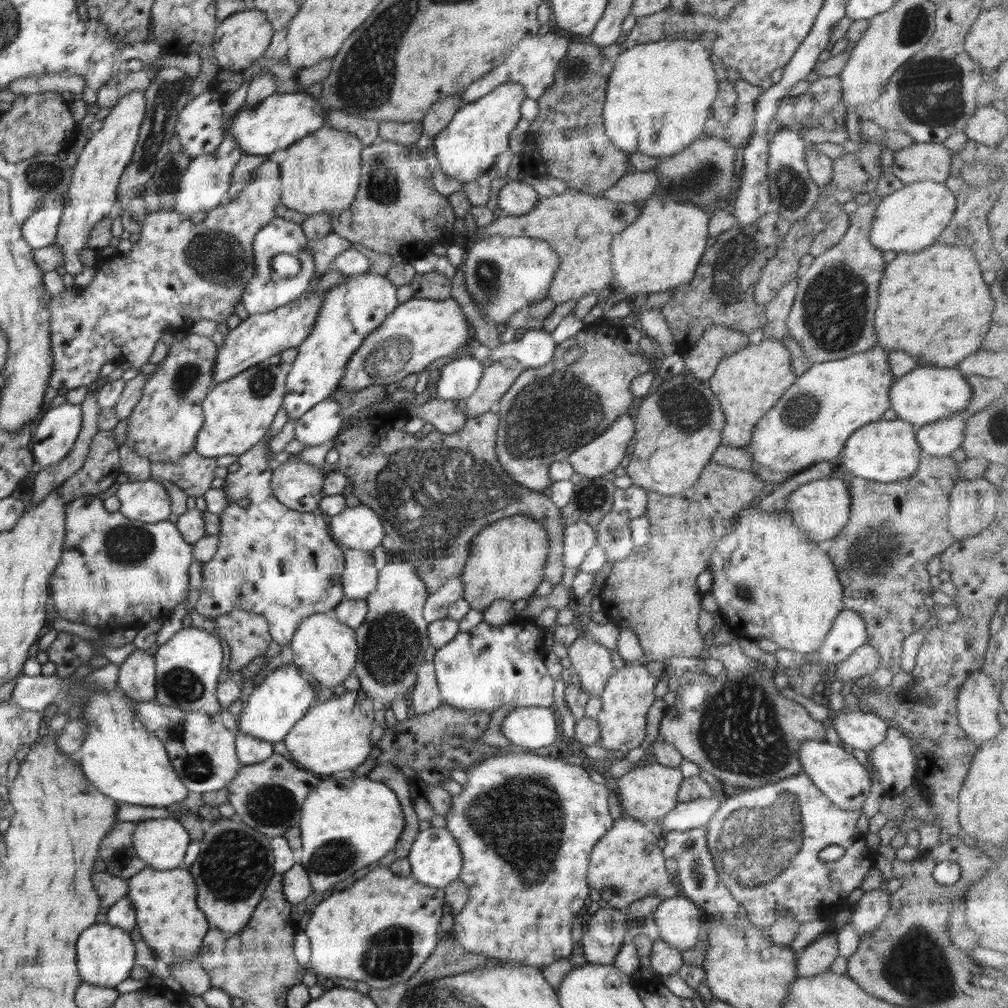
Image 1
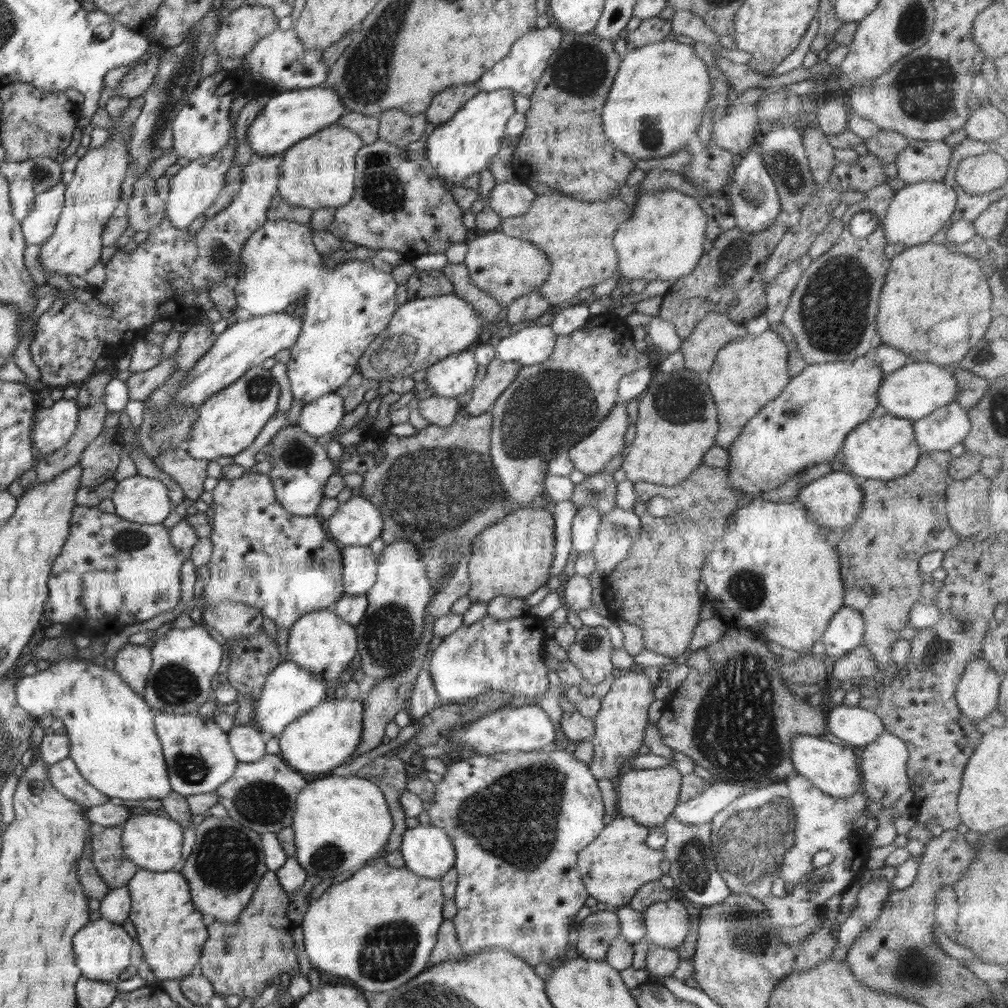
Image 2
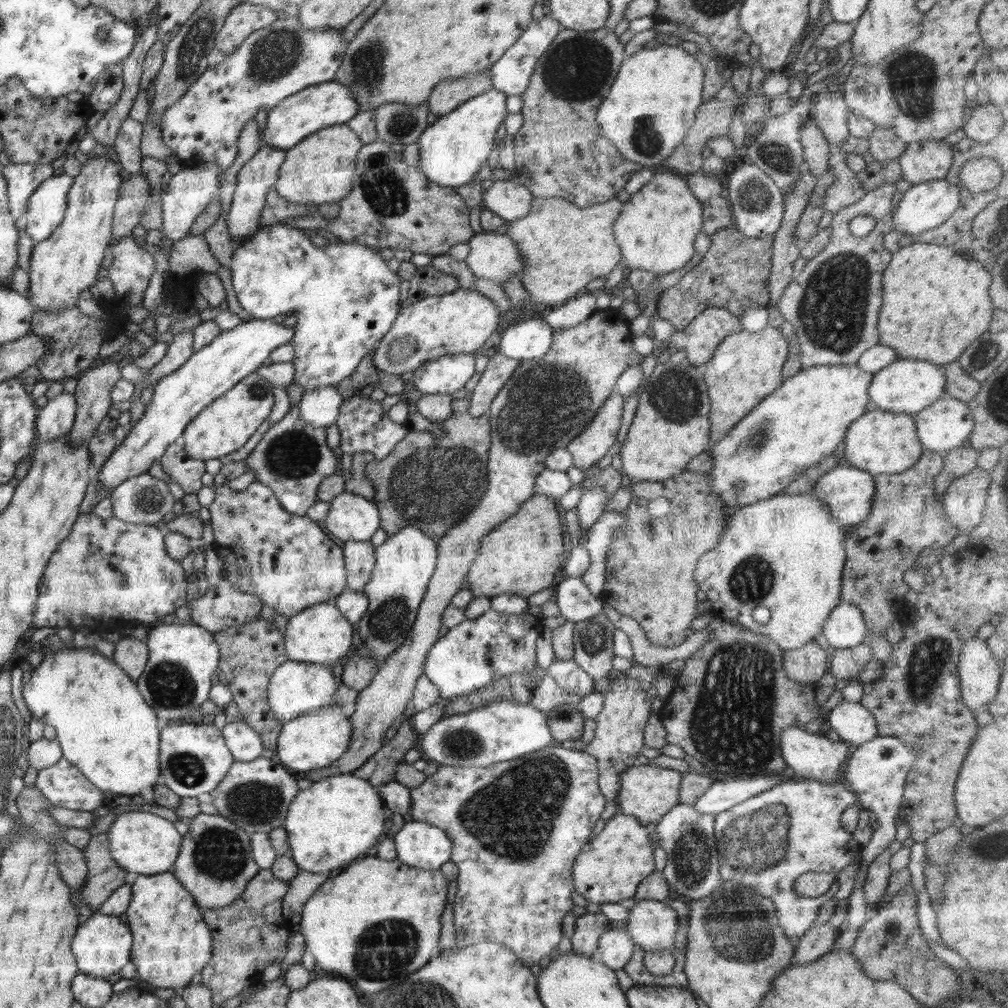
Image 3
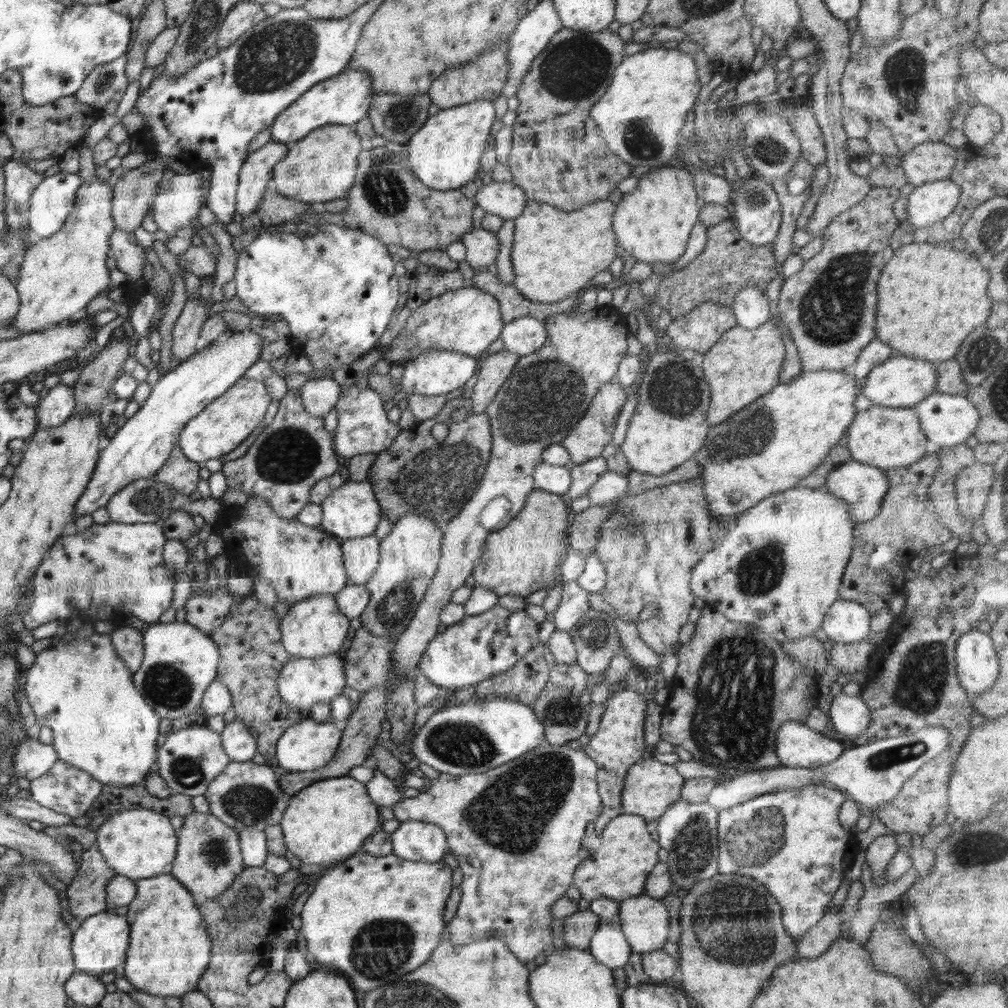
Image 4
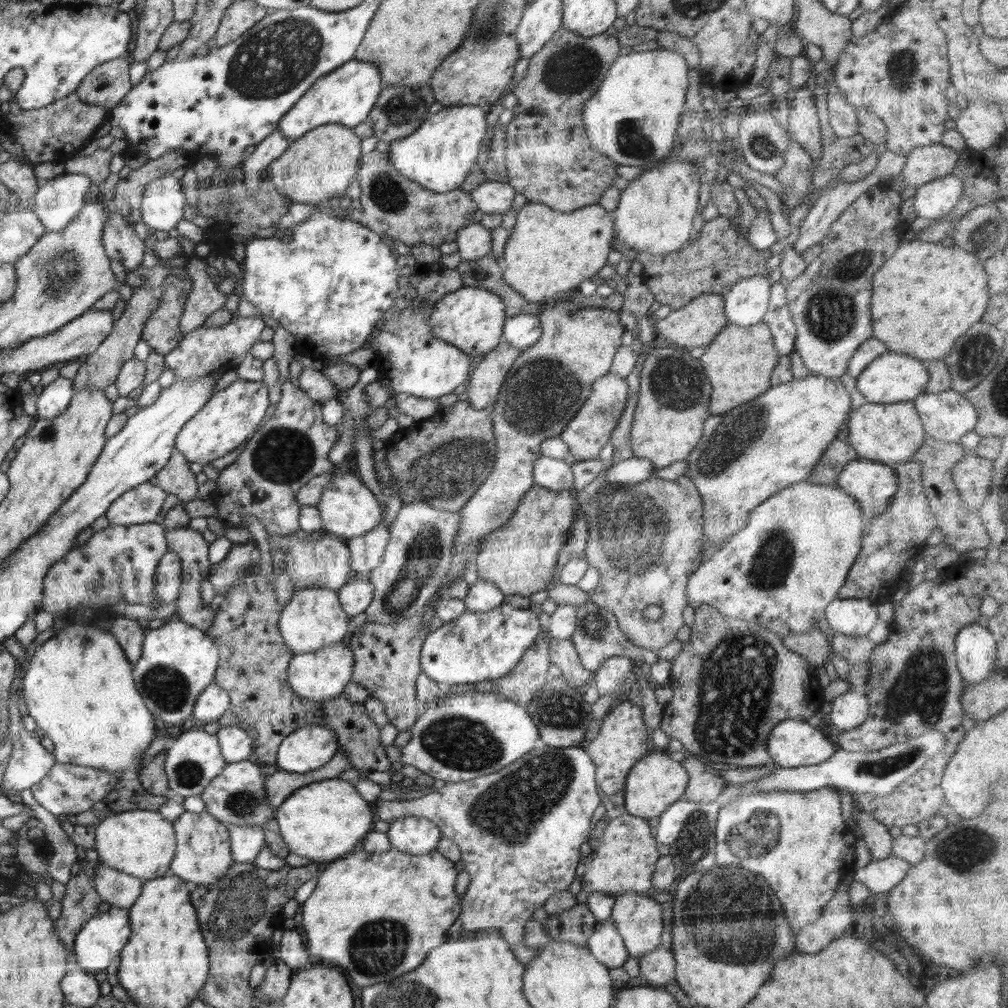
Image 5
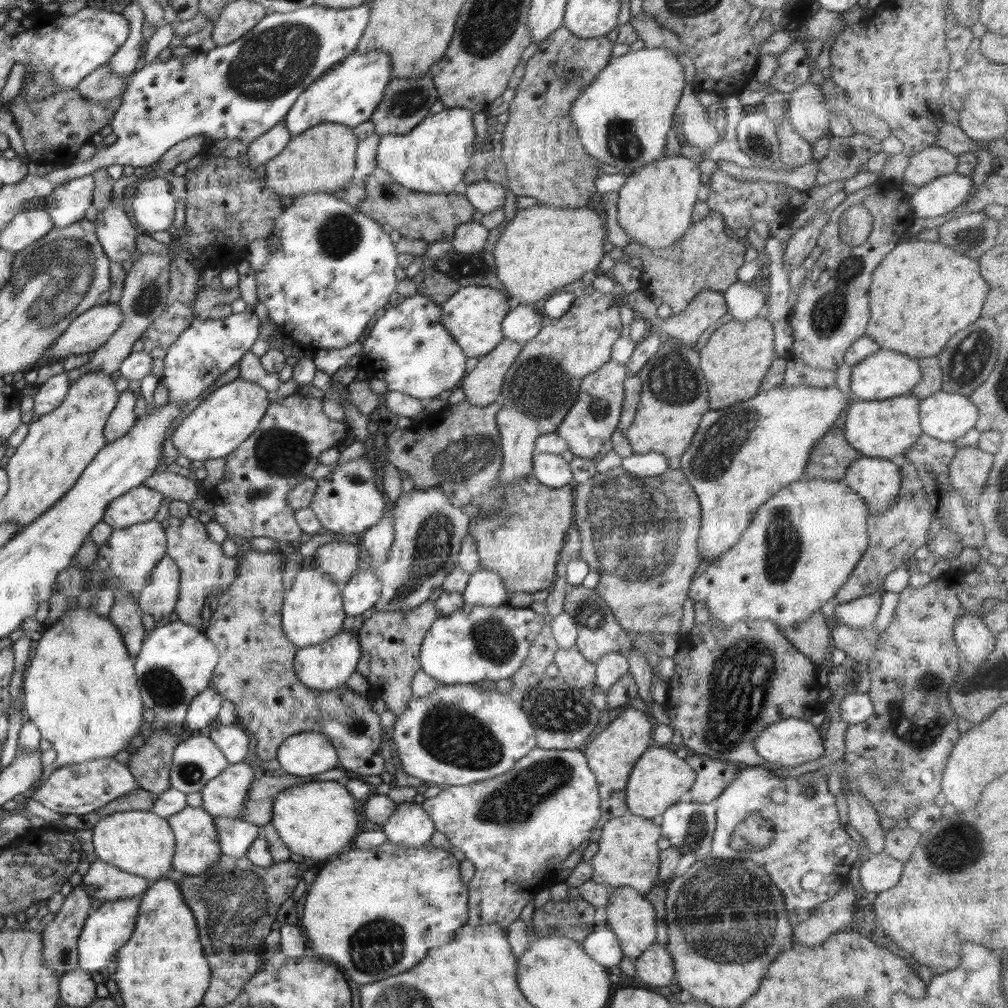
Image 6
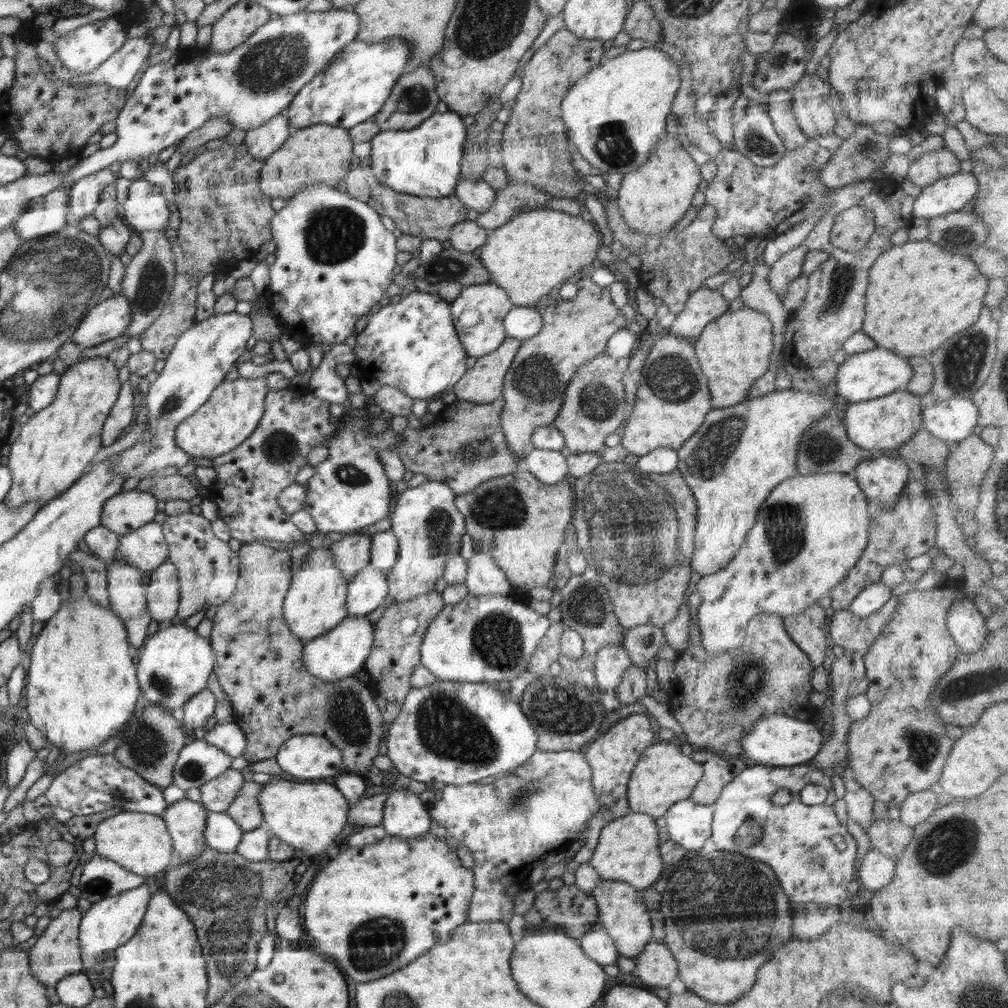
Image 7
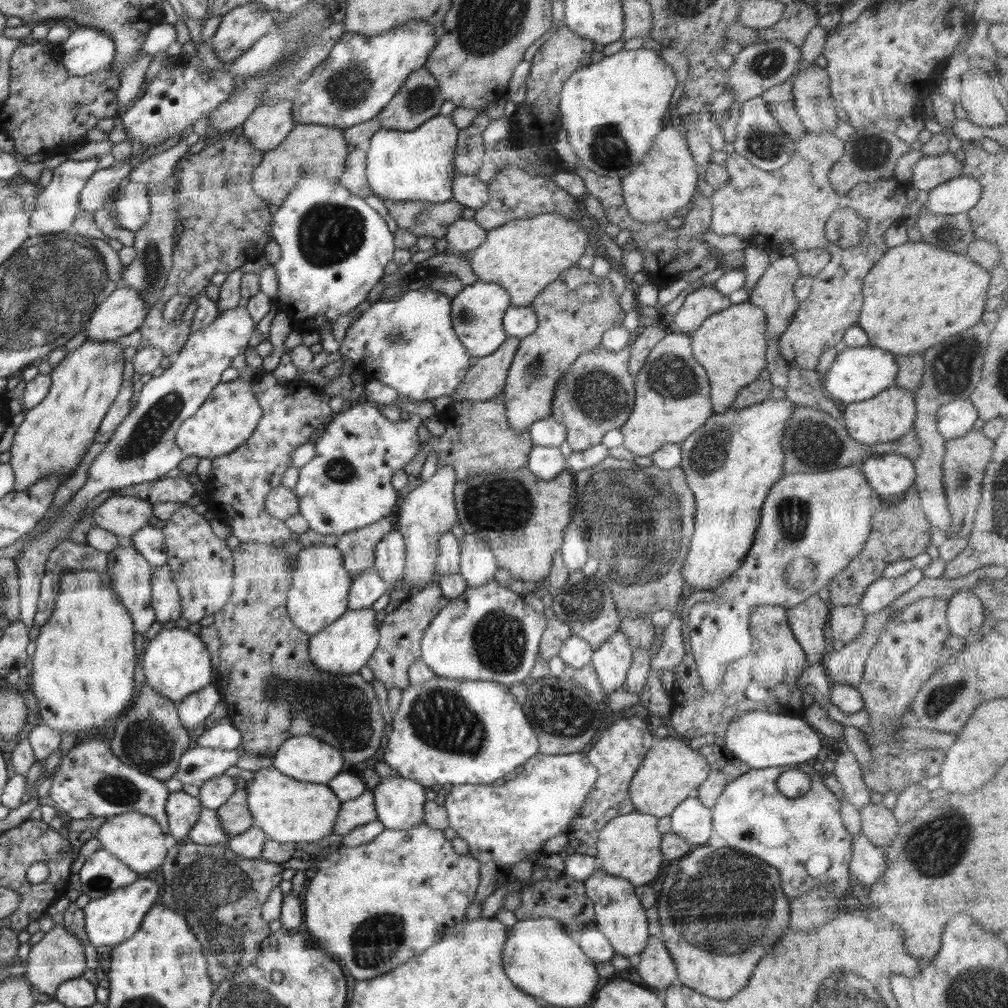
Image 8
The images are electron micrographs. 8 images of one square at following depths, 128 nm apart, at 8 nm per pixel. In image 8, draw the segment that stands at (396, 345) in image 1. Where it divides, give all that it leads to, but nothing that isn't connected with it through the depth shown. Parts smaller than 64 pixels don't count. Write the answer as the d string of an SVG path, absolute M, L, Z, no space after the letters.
M484 281L466 285L456 296L452 297L452 329L470 357L480 358L492 355L507 340L503 316L511 305L511 296L505 288L499 284Z

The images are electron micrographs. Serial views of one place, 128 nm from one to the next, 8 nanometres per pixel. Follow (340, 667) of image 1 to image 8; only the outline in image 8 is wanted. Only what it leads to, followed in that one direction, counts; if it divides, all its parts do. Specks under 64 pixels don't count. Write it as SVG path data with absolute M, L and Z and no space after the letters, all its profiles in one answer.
M317 543L304 547L294 563L292 584L287 594L287 614L301 631L313 635L349 610L347 602L353 580L344 568L341 552L336 546Z

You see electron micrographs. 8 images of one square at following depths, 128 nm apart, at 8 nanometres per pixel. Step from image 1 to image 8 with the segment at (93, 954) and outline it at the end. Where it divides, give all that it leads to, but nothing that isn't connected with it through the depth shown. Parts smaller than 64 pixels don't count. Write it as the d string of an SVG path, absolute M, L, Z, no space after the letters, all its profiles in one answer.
M152 876L142 877L128 886L112 890L102 898L91 900L83 908L86 936L94 948L115 947L136 934L144 922L146 914L153 908L158 898L158 884Z

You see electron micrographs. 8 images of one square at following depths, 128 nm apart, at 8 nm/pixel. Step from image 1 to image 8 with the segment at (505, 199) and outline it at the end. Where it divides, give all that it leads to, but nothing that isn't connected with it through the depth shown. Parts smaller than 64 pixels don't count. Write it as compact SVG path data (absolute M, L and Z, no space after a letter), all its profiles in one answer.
M460 175L454 177L453 199L468 208L482 208L489 201L488 184L478 180L476 175Z

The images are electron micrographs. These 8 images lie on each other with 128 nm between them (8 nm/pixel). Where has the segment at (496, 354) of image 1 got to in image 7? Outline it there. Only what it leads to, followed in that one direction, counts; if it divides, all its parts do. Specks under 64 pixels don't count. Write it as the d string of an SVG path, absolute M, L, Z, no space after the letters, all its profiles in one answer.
M513 306L503 318L503 328L507 338L528 340L540 333L543 318L532 306Z

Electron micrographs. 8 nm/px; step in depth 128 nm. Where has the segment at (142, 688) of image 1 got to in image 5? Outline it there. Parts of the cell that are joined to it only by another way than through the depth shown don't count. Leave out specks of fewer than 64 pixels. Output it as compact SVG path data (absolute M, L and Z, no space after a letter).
M120 617L110 623L110 632L116 637L125 651L125 656L135 663L144 654L142 640L145 640L144 630L136 624L136 620Z

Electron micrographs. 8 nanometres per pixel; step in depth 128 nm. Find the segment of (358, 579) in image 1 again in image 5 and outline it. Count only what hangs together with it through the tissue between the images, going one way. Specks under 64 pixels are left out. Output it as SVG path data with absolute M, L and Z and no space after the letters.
M382 520L370 532L349 539L347 547L351 554L352 577L369 577L382 562L389 540L390 529Z

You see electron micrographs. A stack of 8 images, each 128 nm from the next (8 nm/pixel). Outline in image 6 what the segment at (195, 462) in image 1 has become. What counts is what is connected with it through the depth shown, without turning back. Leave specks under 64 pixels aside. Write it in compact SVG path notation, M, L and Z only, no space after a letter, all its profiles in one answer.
M166 471L162 474L154 473L144 484L148 488L153 488L161 492L165 497L177 501L191 503L200 497L196 480L189 480L174 472Z

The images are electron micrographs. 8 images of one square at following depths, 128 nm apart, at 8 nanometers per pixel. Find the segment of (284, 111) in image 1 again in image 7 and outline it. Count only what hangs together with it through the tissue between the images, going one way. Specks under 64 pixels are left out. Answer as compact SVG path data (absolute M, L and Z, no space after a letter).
M398 37L377 43L358 39L349 42L320 74L298 91L288 105L290 130L297 131L315 124L329 124L348 130L373 117L390 96L412 52L411 44Z

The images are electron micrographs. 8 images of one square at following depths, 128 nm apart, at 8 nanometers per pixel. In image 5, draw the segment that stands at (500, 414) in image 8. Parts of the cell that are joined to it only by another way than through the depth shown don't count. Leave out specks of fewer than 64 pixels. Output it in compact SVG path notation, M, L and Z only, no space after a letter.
M458 401L450 408L440 407L432 417L421 419L407 429L399 429L386 442L386 464L390 468L393 484L398 484L398 494L403 504L414 501L426 501L430 506L441 511L458 513L484 484L494 467L497 453L493 420L490 417L492 406L483 410L474 410L468 401Z

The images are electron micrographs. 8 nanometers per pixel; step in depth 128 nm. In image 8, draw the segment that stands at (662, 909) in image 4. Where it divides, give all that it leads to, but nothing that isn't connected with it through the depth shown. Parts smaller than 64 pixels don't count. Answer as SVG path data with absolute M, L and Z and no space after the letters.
M599 868L594 870L594 874L583 885L586 896L594 903L593 924L604 933L615 952L625 957L640 954L646 947L650 934L646 908L636 896L636 886L628 880L608 875Z

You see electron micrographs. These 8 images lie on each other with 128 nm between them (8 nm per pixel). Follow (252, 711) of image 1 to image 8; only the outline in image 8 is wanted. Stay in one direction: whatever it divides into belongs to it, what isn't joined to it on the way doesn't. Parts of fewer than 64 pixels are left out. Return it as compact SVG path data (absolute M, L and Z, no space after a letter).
M372 608L348 610L338 620L323 628L309 638L309 657L318 668L340 672L342 675L358 673L367 664L368 659L377 649L379 641L378 624Z

